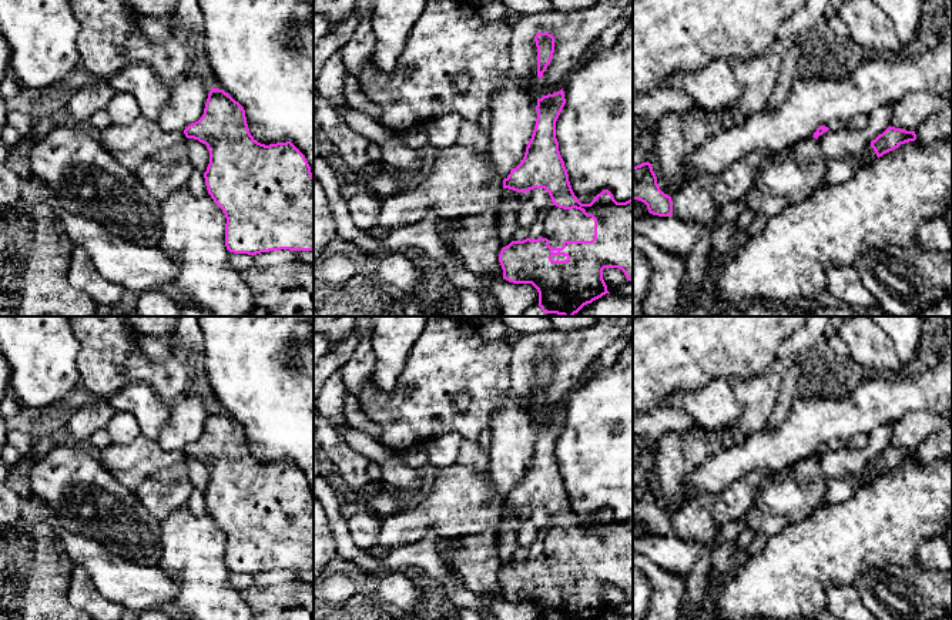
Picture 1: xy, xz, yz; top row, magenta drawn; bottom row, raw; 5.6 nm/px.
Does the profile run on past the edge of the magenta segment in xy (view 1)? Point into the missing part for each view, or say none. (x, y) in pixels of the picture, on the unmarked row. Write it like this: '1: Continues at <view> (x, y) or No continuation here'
1: No continuation here

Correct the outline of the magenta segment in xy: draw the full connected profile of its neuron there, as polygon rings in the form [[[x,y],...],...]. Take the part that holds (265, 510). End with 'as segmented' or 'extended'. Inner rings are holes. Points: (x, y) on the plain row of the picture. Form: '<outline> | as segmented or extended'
[[[211,408],[202,436],[185,446],[184,453],[205,463],[209,470],[204,497],[208,513],[225,533],[225,566],[229,572],[254,576],[281,569],[314,569],[314,495],[305,475],[291,460],[258,462],[249,452],[244,426],[219,408]]] | as segmented

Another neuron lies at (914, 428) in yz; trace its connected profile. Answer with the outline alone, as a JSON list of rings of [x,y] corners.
[[[925,410],[909,412],[895,423],[891,446],[915,450],[929,436],[948,426],[952,423],[945,418]]]

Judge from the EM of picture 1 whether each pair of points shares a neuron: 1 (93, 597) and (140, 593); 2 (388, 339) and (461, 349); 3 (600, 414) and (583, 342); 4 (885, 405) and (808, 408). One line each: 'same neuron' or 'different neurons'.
1: different neurons
2: different neurons
3: different neurons
4: same neuron

